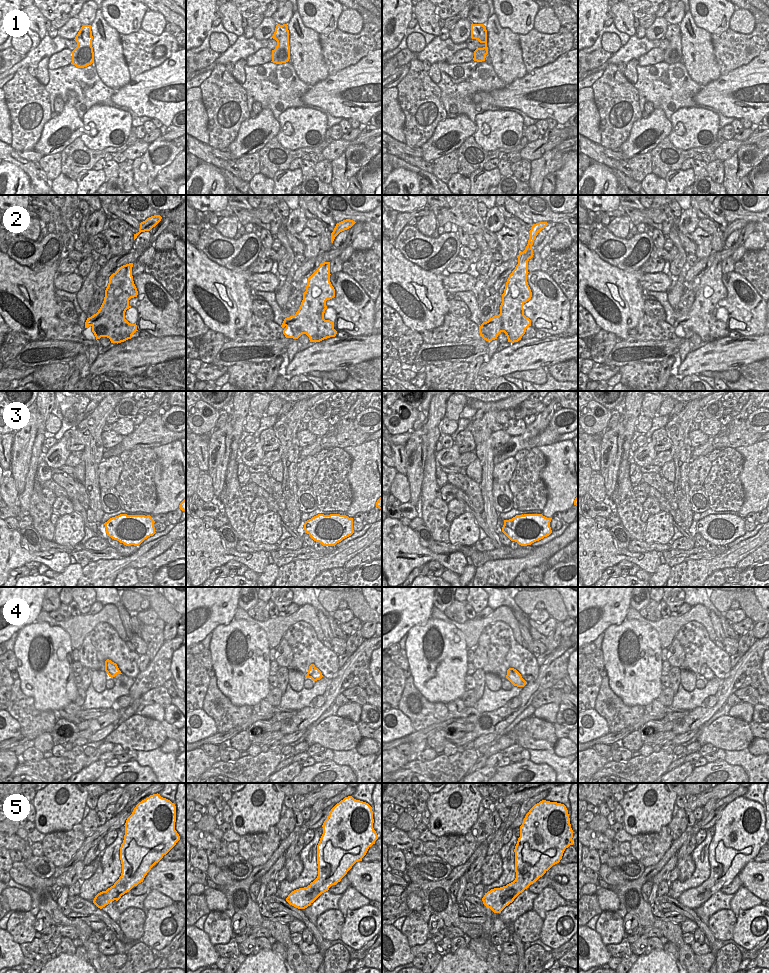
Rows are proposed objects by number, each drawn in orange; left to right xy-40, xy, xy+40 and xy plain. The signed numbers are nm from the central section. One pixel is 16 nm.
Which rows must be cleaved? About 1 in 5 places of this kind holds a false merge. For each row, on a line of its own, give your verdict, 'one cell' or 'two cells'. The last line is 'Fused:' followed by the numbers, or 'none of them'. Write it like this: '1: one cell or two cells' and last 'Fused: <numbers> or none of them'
1: one cell
2: one cell
3: one cell
4: one cell
5: one cell
Fused: none of them

